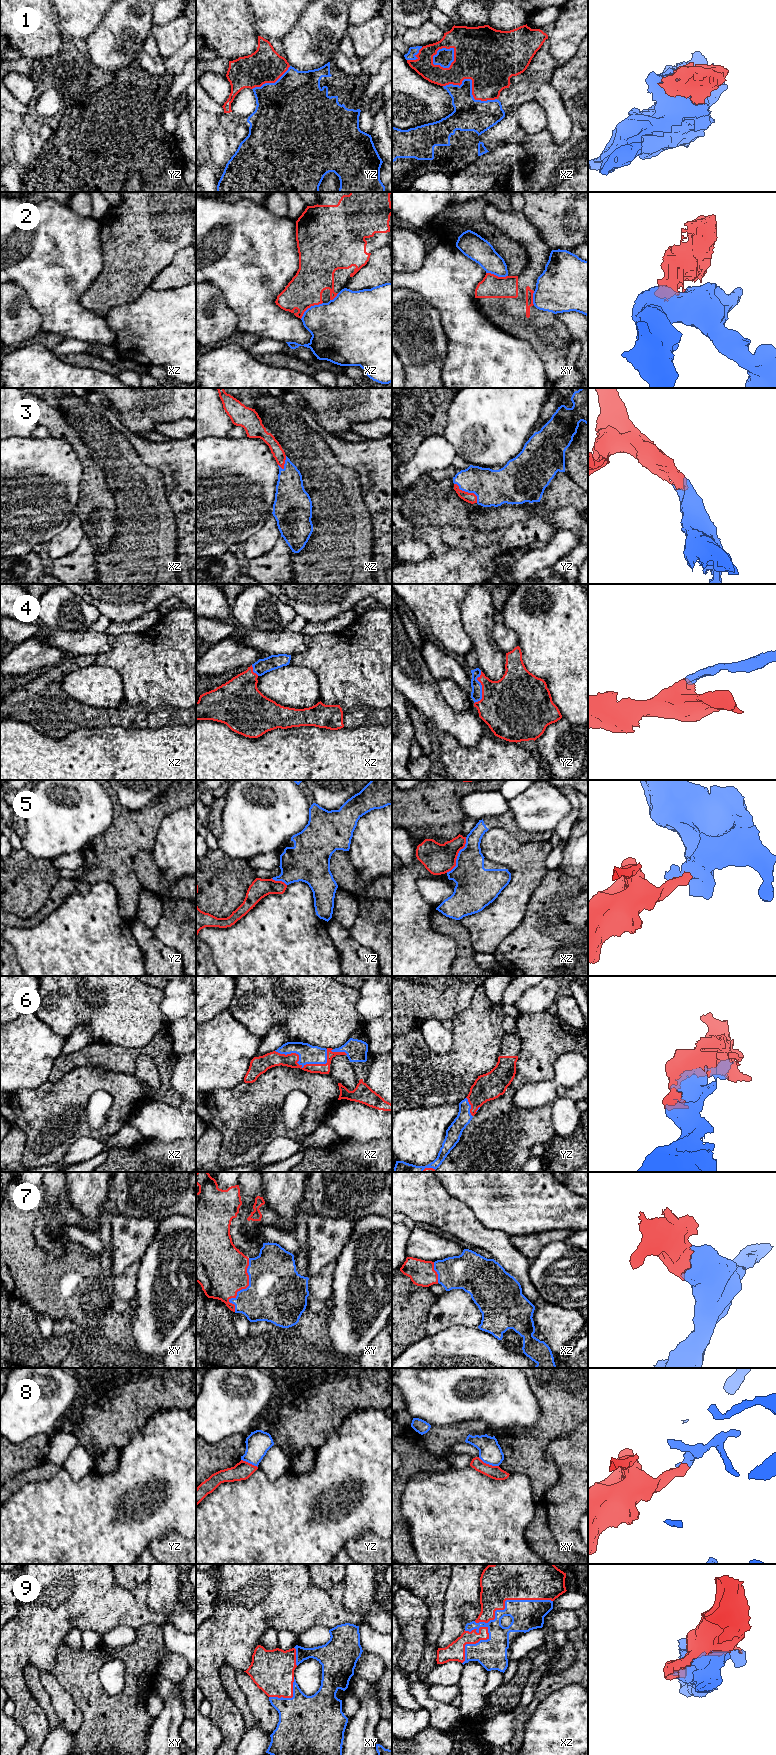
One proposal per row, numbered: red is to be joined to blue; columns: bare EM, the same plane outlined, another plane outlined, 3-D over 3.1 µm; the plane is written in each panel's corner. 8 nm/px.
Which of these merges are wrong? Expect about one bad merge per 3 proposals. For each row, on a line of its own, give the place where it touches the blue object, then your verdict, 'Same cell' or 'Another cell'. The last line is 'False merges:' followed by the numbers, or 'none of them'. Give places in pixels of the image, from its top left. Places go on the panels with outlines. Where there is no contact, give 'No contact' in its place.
1: Touches blue at xz (471, 86). Same cell
2: Touches blue at xz (311, 306). Another cell
3: Touches blue at yz (468, 492). Same cell
4: Touches blue at yz (481, 688). Same cell
5: Touches blue at xz (457, 856). Another cell
6: Touches blue at xz (297, 1062). Same cell
7: Touches blue at xy (246, 1288). Same cell
8: Touches blue at xy (488, 1463). Another cell
9: Touches blue at xz (507, 1600). Same cell
False merges: 2, 5, 8

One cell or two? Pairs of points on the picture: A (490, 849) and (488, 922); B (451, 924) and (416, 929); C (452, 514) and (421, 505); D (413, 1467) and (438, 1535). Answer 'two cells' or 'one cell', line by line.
A: one cell
B: two cells
C: one cell
D: two cells

